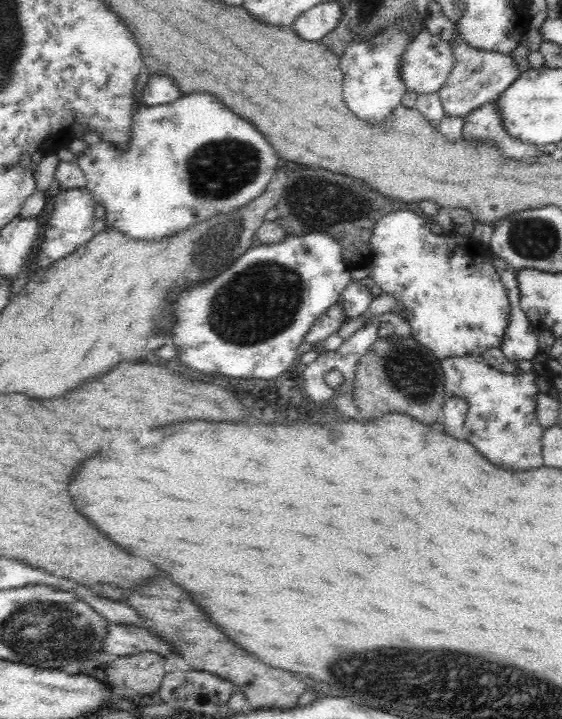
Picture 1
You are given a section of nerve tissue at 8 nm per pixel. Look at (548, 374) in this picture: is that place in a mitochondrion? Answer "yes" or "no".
no

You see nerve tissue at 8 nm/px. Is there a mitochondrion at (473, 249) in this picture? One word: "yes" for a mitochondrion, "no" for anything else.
no

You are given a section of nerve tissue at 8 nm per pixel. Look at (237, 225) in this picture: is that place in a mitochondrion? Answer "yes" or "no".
yes

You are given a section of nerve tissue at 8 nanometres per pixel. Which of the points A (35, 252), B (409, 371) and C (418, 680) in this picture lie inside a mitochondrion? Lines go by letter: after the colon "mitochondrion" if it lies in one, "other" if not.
A: other
B: mitochondrion
C: mitochondrion

